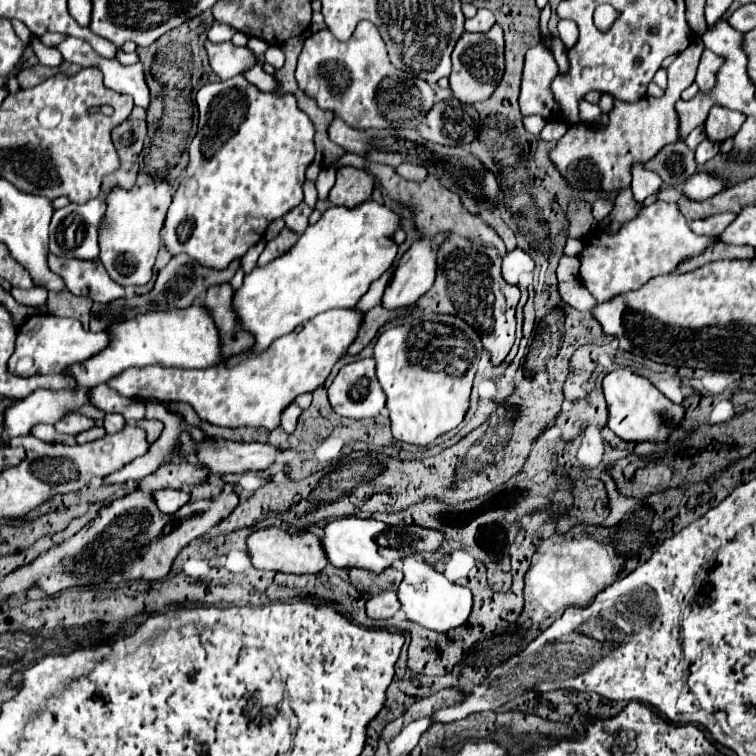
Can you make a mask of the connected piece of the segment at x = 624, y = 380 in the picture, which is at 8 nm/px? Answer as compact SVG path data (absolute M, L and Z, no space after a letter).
M617 369L607 373L603 377L603 393L609 407L607 427L625 441L667 441L667 435L685 417L685 409L681 405L669 401L645 377L635 375L629 369Z

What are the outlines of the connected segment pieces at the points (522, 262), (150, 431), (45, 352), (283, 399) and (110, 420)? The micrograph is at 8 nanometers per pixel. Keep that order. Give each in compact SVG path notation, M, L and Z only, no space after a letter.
M517 247L503 257L503 279L511 285L517 285L519 277L525 273L533 273L533 259Z
M143 419L137 425L141 425L141 429L147 431L147 441L149 443L155 441L161 435L161 431L163 431L163 423L161 421L147 421L147 419Z
M33 315L29 317L17 333L17 347L9 359L9 371L21 377L31 375L61 375L73 363L87 361L109 345L111 337L107 331L91 333L81 327L77 319L61 319L53 315Z
M357 307L325 311L325 313L309 319L299 333L283 335L283 337L275 339L259 355L251 355L231 367L227 367L225 363L213 365L209 369L177 369L177 367L159 367L159 365L129 367L123 373L119 373L117 377L113 377L111 381L107 381L107 385L129 399L137 397L137 399L157 399L159 403L171 403L171 401L189 403L195 409L195 413L199 415L199 419L207 421L211 425L221 425L221 427L231 427L231 429L247 425L247 427L263 427L263 429L273 431L281 425L279 423L281 413L295 401L297 395L311 393L325 383L333 365L341 359L341 355L347 353L349 345L357 339L359 327L363 323L363 315L365 313Z
M105 415L103 417L103 427L107 433L117 433L119 429L123 429L125 419L121 415Z

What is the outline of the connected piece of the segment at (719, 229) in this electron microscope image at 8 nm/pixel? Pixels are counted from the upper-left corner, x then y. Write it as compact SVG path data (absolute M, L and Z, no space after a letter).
M719 213L719 215L691 221L689 225L691 225L691 231L697 235L721 235L735 221L735 217L737 213Z

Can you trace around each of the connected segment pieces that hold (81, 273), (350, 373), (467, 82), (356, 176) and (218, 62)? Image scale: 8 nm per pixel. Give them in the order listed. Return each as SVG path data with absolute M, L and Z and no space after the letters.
M57 255L47 257L49 269L59 275L65 287L73 295L89 295L93 301L109 303L125 295L123 287L117 285L105 271L105 267L95 261L81 261L81 259L63 259Z
M357 359L335 375L327 389L333 411L341 417L377 417L385 407L385 393L375 377L373 359Z
M493 25L489 33L463 33L451 55L453 71L449 75L451 91L461 103L485 101L503 77L503 29Z
M343 167L337 171L337 183L329 191L329 201L331 205L343 205L353 209L357 203L363 203L371 197L373 193L373 177L365 169L355 169L355 167Z
M207 39L205 51L207 51L213 73L219 75L221 79L231 79L243 73L255 61L255 55L247 47L235 47L231 41L213 43Z

